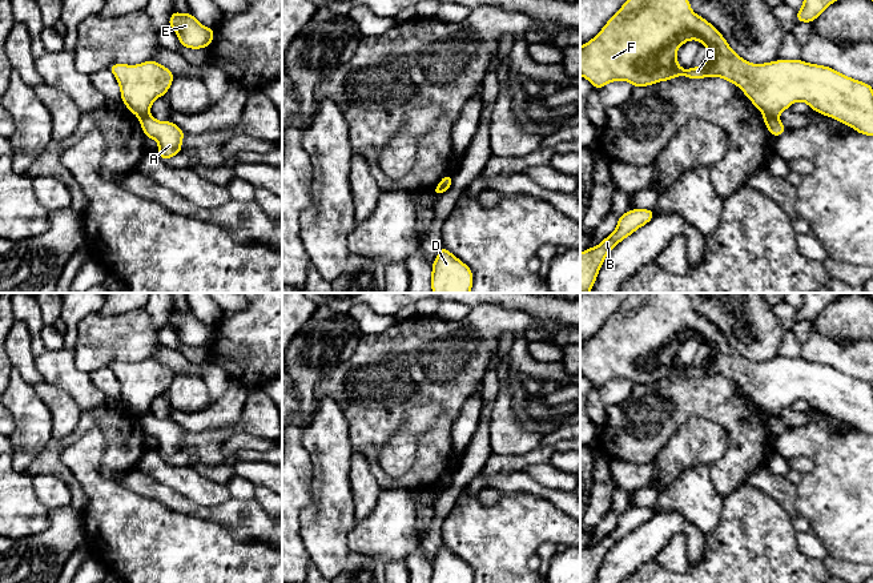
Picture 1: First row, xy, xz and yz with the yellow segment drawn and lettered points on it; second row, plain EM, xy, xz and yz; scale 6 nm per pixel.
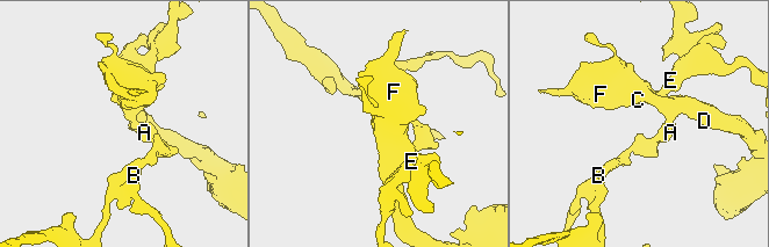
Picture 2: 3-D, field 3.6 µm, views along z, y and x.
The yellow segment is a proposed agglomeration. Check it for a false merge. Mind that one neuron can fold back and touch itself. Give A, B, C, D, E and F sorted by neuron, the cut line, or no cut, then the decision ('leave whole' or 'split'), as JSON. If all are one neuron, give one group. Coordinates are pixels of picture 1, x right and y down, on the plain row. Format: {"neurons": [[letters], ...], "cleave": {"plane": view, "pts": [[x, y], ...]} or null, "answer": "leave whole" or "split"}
{"neurons": [["A", "B"], ["C", "D", "E", "F"]], "cleave": {"plane": "yz", "pts": [[764, 411], [777, 417]]}, "answer": "split"}

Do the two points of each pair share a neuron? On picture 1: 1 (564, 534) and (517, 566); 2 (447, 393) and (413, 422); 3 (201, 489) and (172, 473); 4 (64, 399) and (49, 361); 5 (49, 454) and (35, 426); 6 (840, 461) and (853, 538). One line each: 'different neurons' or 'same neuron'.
1: same neuron
2: different neurons
3: same neuron
4: different neurons
5: different neurons
6: same neuron

